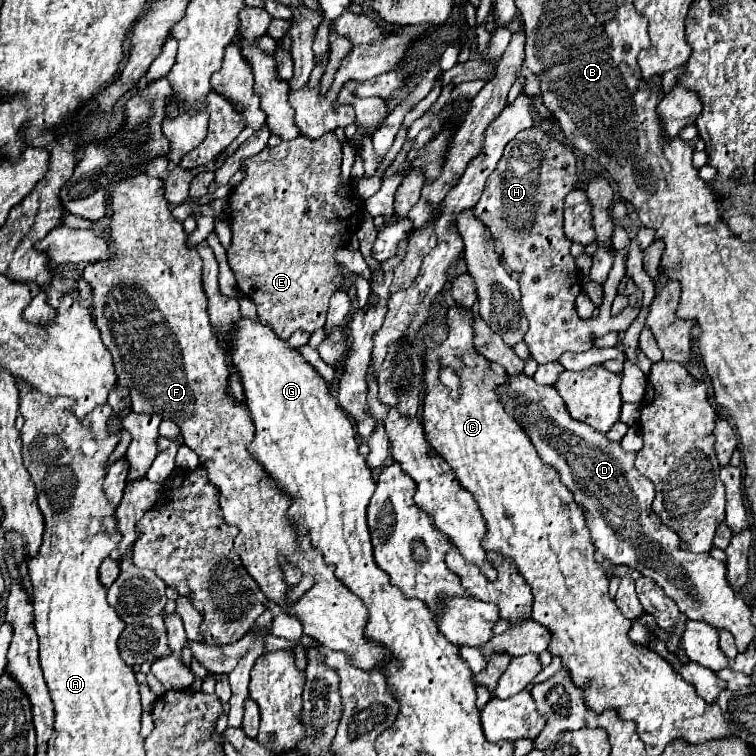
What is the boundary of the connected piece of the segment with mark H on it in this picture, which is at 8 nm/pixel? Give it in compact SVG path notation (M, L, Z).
M531 127L521 133L513 141L507 143L501 161L497 163L495 171L489 175L485 191L477 201L473 213L479 217L489 229L495 239L495 249L499 249L501 259L505 261L511 271L517 271L519 287L521 287L521 309L529 321L529 329L525 333L525 343L531 351L531 357L537 363L549 363L559 359L565 351L589 351L593 339L603 337L611 331L623 333L631 321L637 317L635 309L625 309L615 319L609 315L607 305L603 305L601 315L597 319L581 319L575 311L575 297L581 293L579 275L575 269L575 259L569 255L571 241L563 233L563 199L569 191L573 191L573 183L577 181L575 169L575 155L571 147L561 143L555 137L549 137L541 127Z

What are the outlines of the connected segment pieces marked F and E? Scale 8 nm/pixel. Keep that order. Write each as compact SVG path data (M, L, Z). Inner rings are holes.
M137 175L119 181L111 191L111 209L111 237L115 239L115 257L111 257L109 261L89 263L83 269L83 279L91 287L95 325L101 331L103 345L113 355L121 387L129 389L131 409L135 413L159 413L163 417L171 417L181 427L185 445L199 455L199 461L209 471L209 481L221 493L219 505L225 521L241 529L235 539L235 551L239 551L245 569L257 581L259 589L271 601L275 601L283 609L283 613L297 617L303 625L305 635L313 637L329 649L345 651L361 669L377 669L389 657L389 653L387 649L363 637L363 627L367 623L365 605L337 581L335 573L331 573L331 565L323 561L323 555L311 545L309 537L297 541L295 531L291 529L291 525L287 525L289 521L285 517L285 511L289 507L287 497L279 491L279 487L275 487L275 483L263 473L263 467L259 467L259 463L255 463L255 459L247 451L249 443L253 441L255 425L251 421L251 415L247 413L247 407L243 409L227 395L229 369L225 363L223 347L215 337L207 315L207 297L201 283L203 259L197 253L197 245L187 243L183 225L173 219L169 203L163 197L161 179ZM279 557L285 557L285 561L299 567L303 575L311 575L315 579L313 587L305 591L303 597L299 597L295 603L287 601L287 591L291 591L293 587L285 583L285 573Z
M325 133L319 139L299 135L293 141L281 141L277 147L267 147L261 153L243 161L245 179L233 189L227 205L227 215L233 231L233 241L227 251L229 267L237 279L237 287L257 305L257 315L267 321L279 337L289 339L295 331L315 333L325 323L325 313L331 295L341 287L343 275L333 259L337 249L349 243L347 233L359 225L359 203L355 197L337 197L335 189L341 175L341 141L335 133Z

